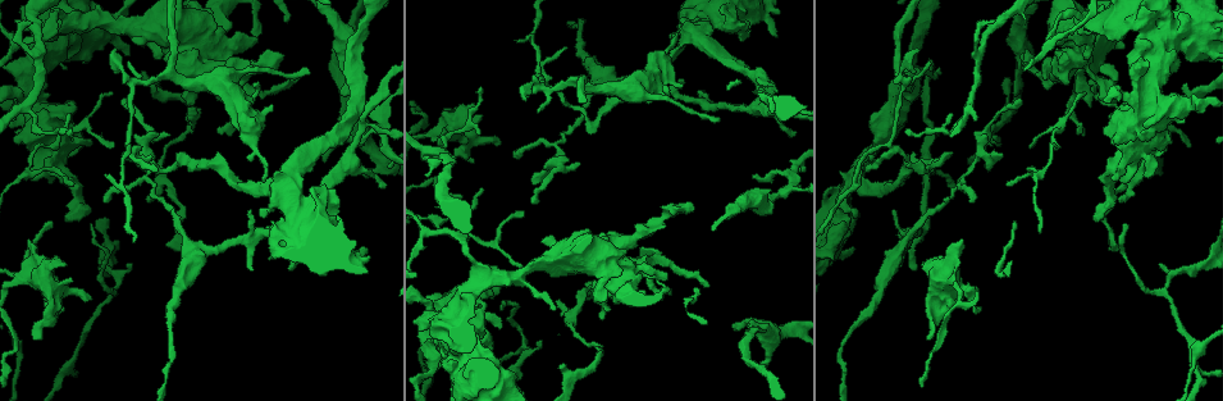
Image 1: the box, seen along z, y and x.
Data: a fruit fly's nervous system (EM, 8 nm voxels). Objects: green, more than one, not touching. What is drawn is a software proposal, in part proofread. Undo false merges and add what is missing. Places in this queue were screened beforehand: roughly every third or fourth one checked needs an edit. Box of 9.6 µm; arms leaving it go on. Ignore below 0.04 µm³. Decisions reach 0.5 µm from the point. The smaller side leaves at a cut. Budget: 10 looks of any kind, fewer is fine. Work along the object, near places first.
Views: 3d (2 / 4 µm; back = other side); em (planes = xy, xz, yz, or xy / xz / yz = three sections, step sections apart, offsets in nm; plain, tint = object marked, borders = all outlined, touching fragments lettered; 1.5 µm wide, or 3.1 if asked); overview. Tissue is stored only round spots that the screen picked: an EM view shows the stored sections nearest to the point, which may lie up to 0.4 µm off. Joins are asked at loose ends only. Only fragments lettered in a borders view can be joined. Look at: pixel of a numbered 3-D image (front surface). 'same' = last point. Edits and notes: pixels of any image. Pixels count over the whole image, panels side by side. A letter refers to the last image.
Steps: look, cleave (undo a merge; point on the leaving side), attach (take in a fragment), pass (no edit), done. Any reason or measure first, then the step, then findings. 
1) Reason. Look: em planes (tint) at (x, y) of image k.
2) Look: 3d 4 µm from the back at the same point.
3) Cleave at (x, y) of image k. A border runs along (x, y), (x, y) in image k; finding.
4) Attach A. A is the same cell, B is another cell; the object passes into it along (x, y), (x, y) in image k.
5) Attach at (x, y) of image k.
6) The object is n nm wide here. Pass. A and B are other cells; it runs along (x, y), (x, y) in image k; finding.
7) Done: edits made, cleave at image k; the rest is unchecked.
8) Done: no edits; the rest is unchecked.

Branch stops here. Look: em planes (borders) at (61, 311) of image 1.

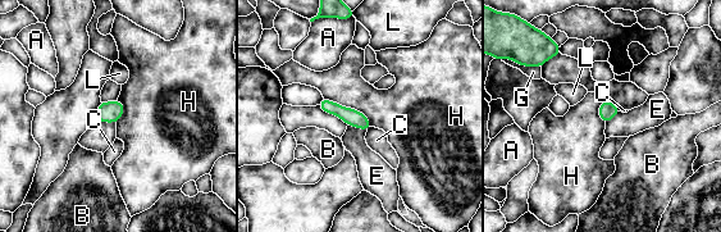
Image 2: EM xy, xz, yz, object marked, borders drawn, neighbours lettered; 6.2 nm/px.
The longest contact is with H, 360 nm. Pass. A, B, C, E, G, H and L are other cells; it runs along (323, 103), (359, 119), (366, 126) in image 2; no lettered fragment goes on from it.

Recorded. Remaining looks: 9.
Branch stops here. Look: 3d 4 µm at (667, 280) of image 1.

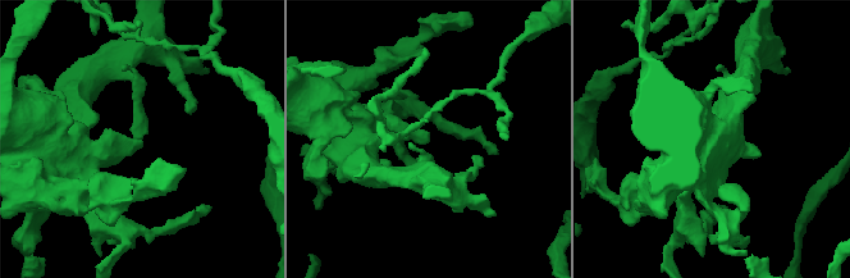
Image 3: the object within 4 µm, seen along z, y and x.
Look: em planes (tint) at (142, 146) of image 3.

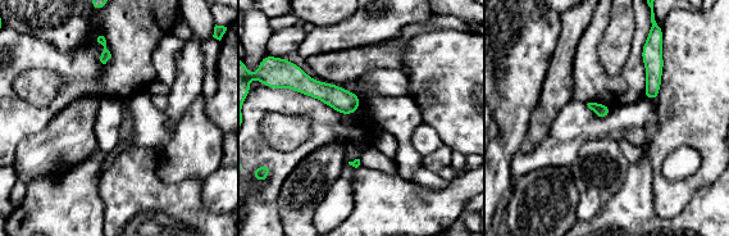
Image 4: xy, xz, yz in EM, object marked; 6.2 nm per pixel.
Look: em planes (borders) at the same point.

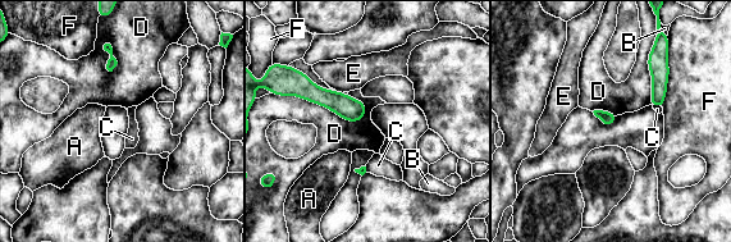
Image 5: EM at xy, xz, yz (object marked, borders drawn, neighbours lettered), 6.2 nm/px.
Pass. A, B, C, D, E and F are other cells; it runs along (297, 92), (313, 92), (361, 113) in image 5; none of them fits.

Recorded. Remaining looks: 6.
A narrow waist. Look: 3d 4 µm at (1006, 114) of image 1.

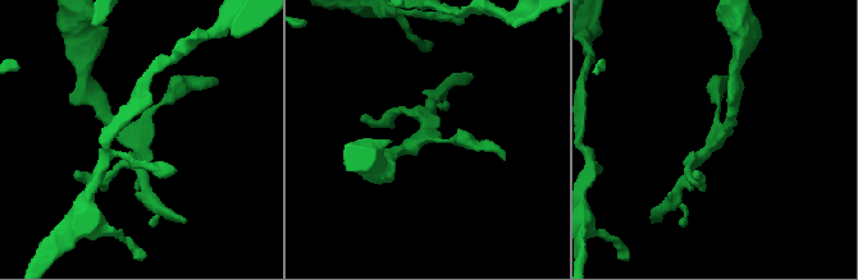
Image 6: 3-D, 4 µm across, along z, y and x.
Shape alone is not enough. Look: em planes (borders) at (418, 141) of image 6.

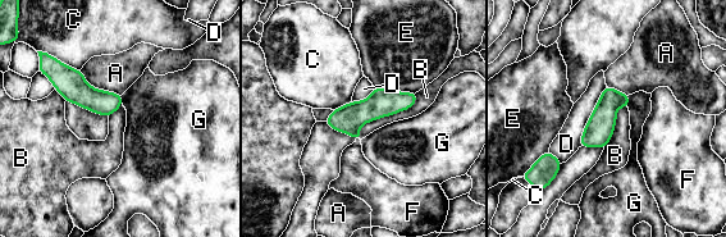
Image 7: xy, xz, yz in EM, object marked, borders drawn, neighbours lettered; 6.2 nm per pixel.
The object is 110 nm wide here; the longest contact is with B, 460 nm. Pass. A, B, C, D, E, F and G are other cells; continuous, no second cell.

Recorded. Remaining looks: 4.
Abrupt turn. Look: 3d 2 µm at (842, 190) of image 1.

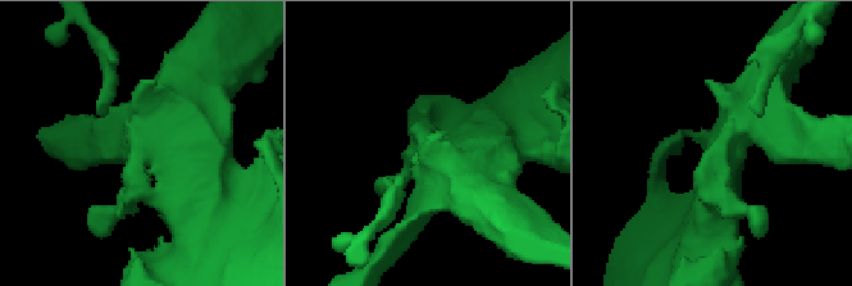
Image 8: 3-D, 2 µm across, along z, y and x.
Now the EM. Look: em planes (borders) at (728, 144) of image 8.

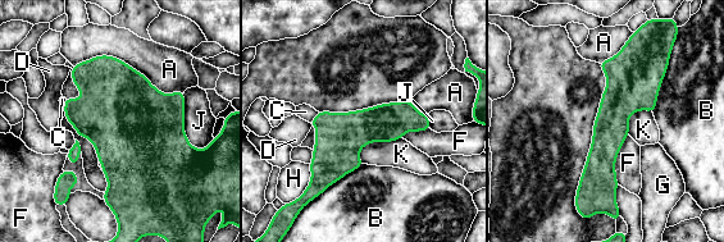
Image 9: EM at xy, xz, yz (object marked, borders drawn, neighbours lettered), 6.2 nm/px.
Pass. A, B, C, D, F, G, H, J and K are other cells; a border runs along (628, 135), (615, 160), (618, 185) in image 9; all the same cell.

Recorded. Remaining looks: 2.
Done: no edits; the rest is unchecked.

